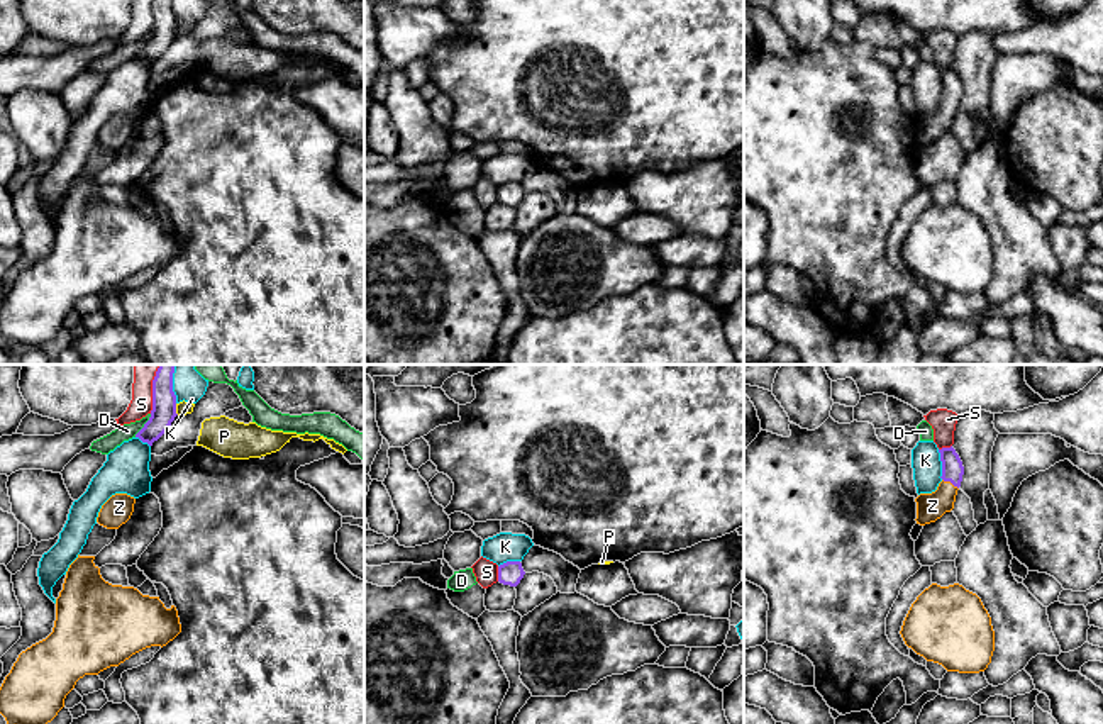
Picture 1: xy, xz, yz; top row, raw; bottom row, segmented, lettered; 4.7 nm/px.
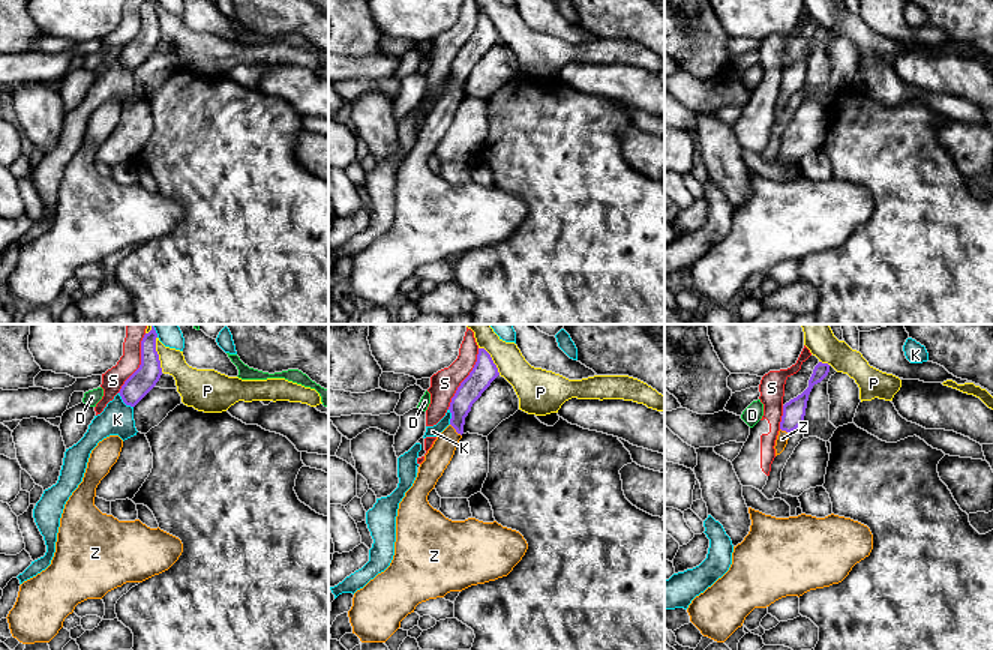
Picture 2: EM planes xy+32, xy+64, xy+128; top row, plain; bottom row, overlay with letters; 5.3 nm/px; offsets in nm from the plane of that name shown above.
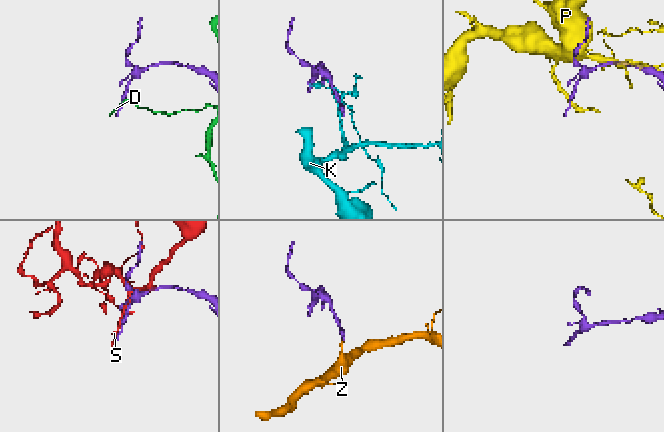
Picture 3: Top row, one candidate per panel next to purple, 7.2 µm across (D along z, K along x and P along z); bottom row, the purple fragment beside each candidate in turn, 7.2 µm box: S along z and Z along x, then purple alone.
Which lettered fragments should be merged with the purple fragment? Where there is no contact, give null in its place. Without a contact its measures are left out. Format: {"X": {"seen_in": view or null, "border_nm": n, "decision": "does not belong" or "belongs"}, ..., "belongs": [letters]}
{"D": {"seen_in": "xy", "border_nm": 140, "decision": "does not belong"}, "K": {"seen_in": "yz", "border_nm": 150, "decision": "does not belong"}, "P": {"seen_in": "xy", "border_nm": 60, "decision": "does not belong"}, "S": {"seen_in": "xy", "border_nm": 160, "decision": "does not belong"}, "Z": {"seen_in": "yz", "border_nm": 90, "decision": "belongs"}, "belongs": ["Z"]}

